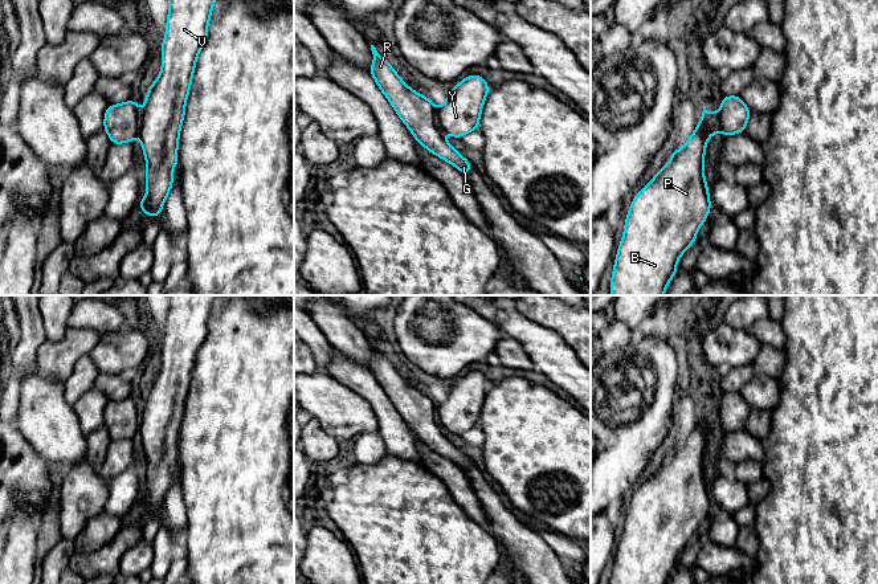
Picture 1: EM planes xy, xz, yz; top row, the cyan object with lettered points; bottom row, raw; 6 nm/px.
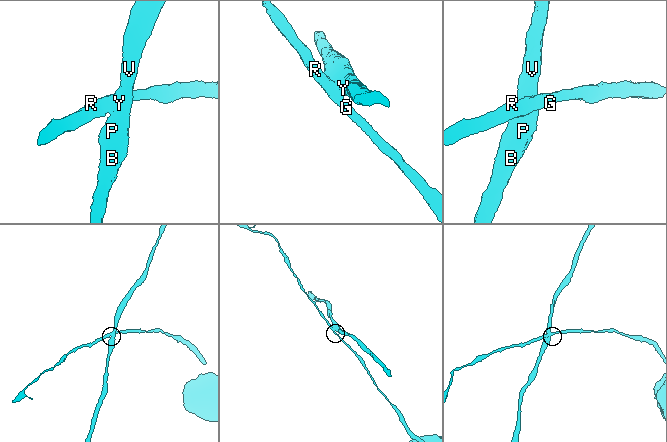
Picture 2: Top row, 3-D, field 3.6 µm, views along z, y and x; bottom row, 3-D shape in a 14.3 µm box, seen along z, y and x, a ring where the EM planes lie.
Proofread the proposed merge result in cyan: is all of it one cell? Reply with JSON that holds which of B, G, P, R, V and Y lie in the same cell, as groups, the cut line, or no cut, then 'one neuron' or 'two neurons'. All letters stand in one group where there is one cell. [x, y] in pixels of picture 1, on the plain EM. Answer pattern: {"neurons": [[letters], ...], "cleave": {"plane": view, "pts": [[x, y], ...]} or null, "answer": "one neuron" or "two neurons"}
{"neurons": [["B", "P", "V", "Y"], ["G", "R"]], "cleave": {"plane": "yz", "pts": [[702, 409], [713, 415], [717, 427]]}, "answer": "two neurons"}

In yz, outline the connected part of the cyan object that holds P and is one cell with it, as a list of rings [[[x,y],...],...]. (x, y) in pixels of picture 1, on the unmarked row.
[[[702,411],[699,421],[683,445],[670,450],[670,460],[633,494],[625,515],[624,532],[613,560],[610,584],[667,584],[677,569],[679,554],[695,539],[711,506],[705,475],[706,440],[716,428],[711,412]]]

